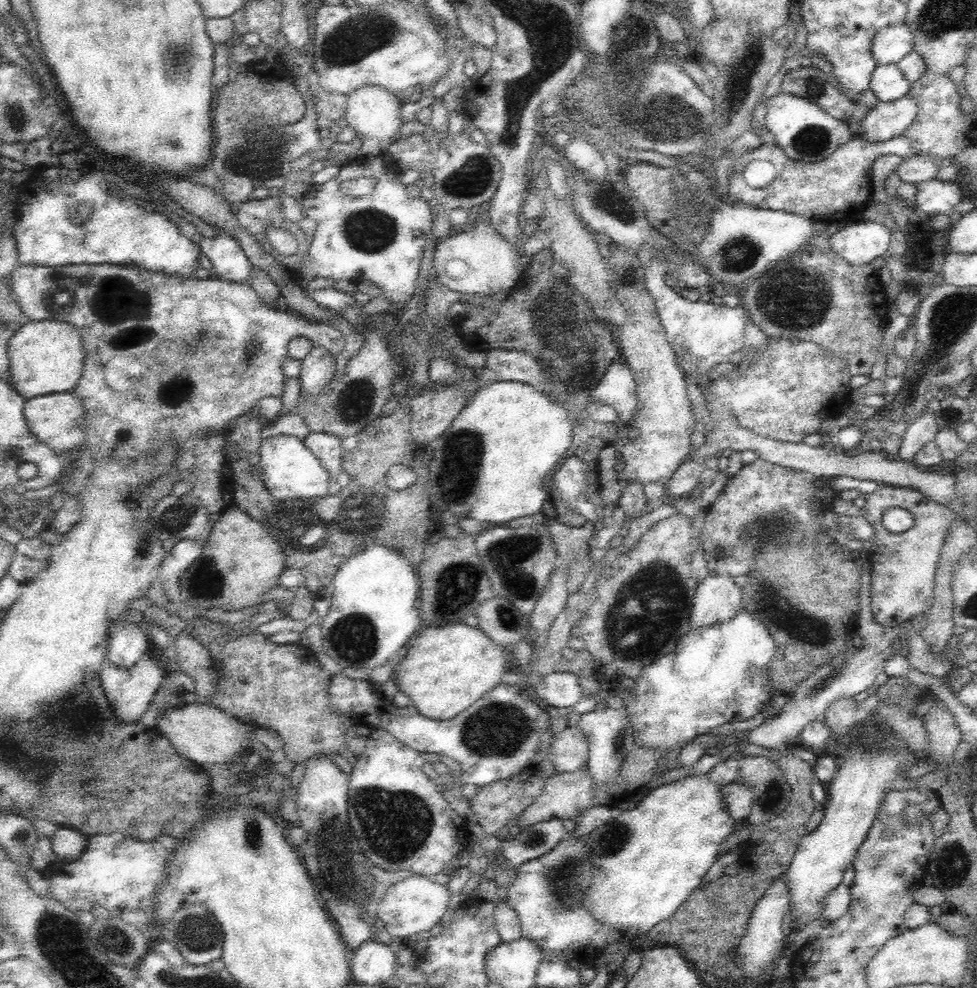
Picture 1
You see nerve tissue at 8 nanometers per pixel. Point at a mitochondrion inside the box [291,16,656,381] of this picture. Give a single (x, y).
(369, 230)

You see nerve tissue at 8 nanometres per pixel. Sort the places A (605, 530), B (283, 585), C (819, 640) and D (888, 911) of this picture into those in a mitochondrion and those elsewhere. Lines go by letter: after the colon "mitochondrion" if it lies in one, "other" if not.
A: other
B: other
C: mitochondrion
D: other

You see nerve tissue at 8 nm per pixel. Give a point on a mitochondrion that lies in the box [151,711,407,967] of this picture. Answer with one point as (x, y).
(199, 933)

